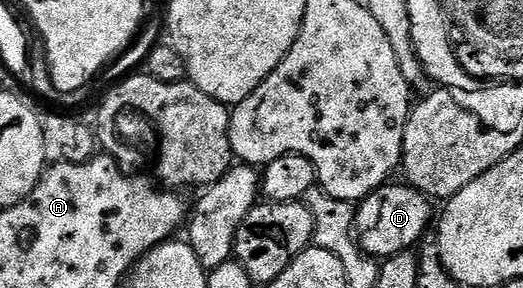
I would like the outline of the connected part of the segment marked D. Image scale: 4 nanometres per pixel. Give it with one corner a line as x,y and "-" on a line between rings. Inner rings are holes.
388,183
380,189
373,190
364,201
358,202
355,210
353,232
359,248
369,257
386,259
414,250
432,224
432,198
409,184
395,184

